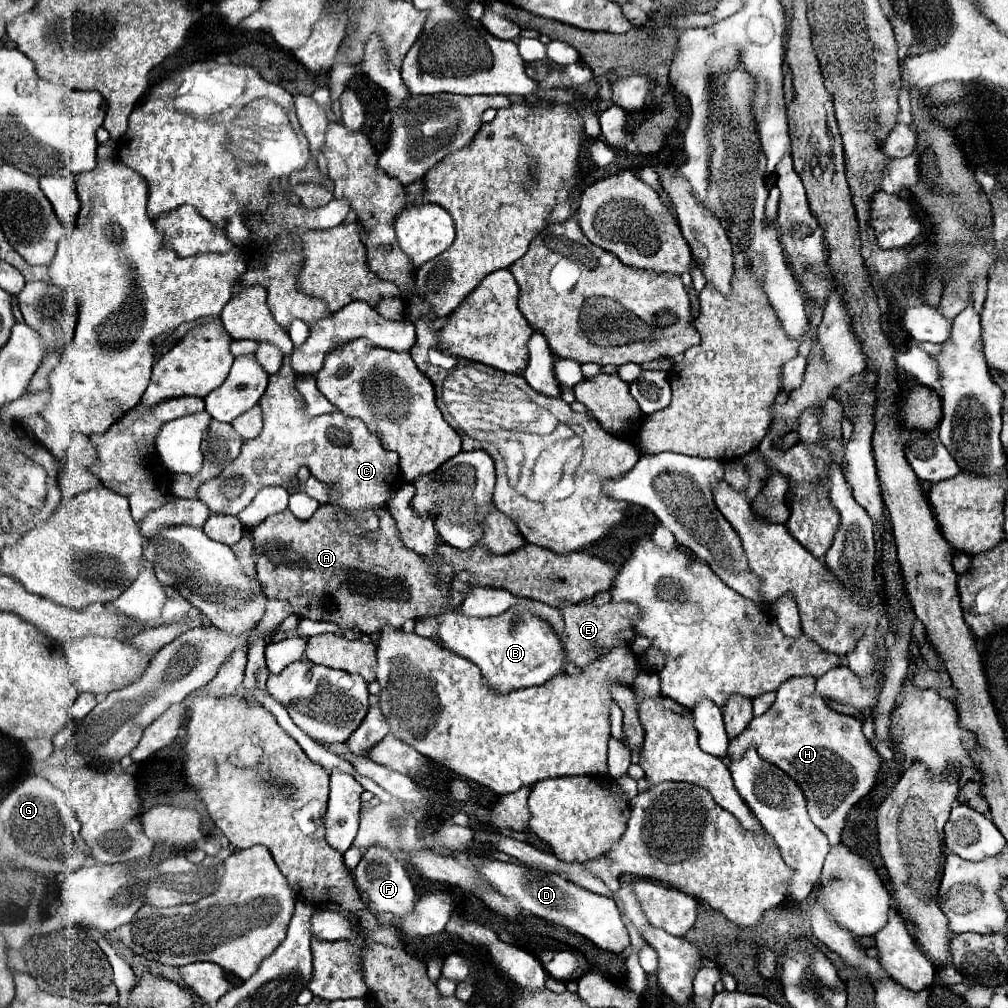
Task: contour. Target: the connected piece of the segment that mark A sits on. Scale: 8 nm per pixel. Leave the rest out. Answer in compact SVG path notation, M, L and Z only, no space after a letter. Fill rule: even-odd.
M320 506L306 522L294 518L290 510L284 510L252 526L250 536L254 544L256 572L266 594L270 598L288 600L292 604L292 612L300 618L328 620L340 628L358 630L362 634L378 632L382 624L402 628L406 620L438 616L446 598L442 596L442 588L438 588L438 580L434 580L434 572L426 568L426 560L422 560L422 556L402 544L396 520L390 516L388 508L382 508L378 518L380 528L374 532L362 532L360 536L346 532L344 524L336 520L334 506Z

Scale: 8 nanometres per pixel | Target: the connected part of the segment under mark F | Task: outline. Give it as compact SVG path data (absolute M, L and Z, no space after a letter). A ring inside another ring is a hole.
M382 844L370 846L362 854L362 860L358 862L356 872L354 872L354 880L356 880L358 890L368 896L370 908L374 908L378 912L392 912L396 918L400 918L406 912L410 912L414 906L416 896L414 896L414 886L412 886L408 872L404 870L402 864L398 864L398 860L392 856L392 852L388 848L384 848Z

